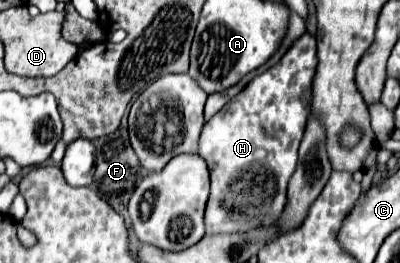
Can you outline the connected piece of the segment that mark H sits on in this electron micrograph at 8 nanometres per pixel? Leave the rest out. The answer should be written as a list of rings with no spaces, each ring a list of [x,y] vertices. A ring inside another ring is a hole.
[[[305,33],[277,65],[253,77],[239,95],[205,123],[199,155],[211,171],[211,195],[205,209],[209,235],[269,227],[281,215],[287,201],[287,181],[293,175],[297,149],[309,117],[315,63],[315,37]],[[259,123],[269,123],[269,133]]]

